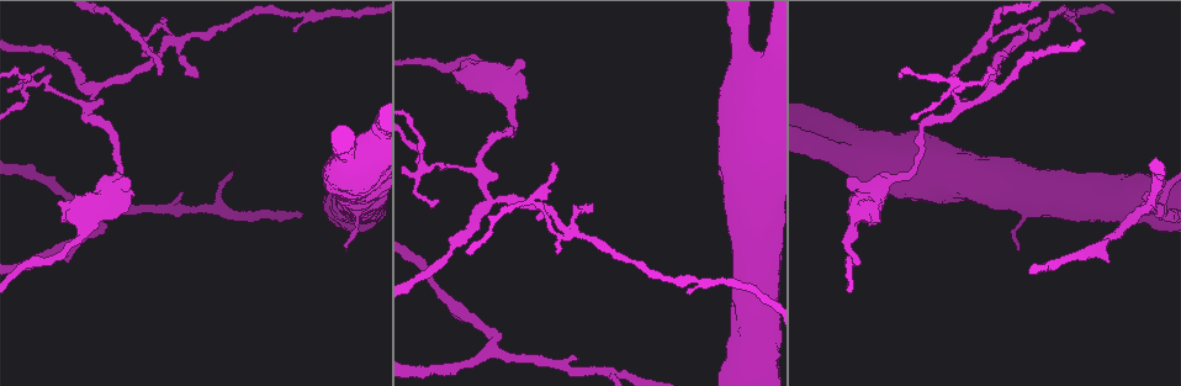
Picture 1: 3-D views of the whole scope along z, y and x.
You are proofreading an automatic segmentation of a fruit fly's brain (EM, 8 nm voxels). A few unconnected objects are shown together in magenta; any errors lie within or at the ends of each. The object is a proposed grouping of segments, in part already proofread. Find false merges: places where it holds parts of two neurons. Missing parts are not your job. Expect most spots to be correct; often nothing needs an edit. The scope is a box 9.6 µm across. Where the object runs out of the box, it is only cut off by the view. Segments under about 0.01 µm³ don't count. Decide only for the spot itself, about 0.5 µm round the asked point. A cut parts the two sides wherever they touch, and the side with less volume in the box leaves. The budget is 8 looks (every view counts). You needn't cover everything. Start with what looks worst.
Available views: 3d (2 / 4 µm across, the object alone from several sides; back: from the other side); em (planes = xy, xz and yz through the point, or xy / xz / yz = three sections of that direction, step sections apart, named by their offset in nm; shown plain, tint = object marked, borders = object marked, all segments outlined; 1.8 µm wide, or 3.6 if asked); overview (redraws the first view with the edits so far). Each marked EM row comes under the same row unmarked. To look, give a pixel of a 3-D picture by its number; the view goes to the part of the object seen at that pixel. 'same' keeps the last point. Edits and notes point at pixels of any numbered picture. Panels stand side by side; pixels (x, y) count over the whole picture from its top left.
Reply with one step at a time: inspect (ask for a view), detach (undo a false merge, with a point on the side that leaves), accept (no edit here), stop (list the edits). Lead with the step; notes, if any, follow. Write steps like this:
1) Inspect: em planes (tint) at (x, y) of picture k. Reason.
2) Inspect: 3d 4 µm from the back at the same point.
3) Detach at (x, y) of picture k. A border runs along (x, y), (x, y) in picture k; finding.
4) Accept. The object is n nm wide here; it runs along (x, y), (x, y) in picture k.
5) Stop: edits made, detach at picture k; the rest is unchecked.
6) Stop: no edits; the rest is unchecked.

Inspect: em 3.6 µm planes (tint) at (172, 40) of picture 1. Four-way junction.

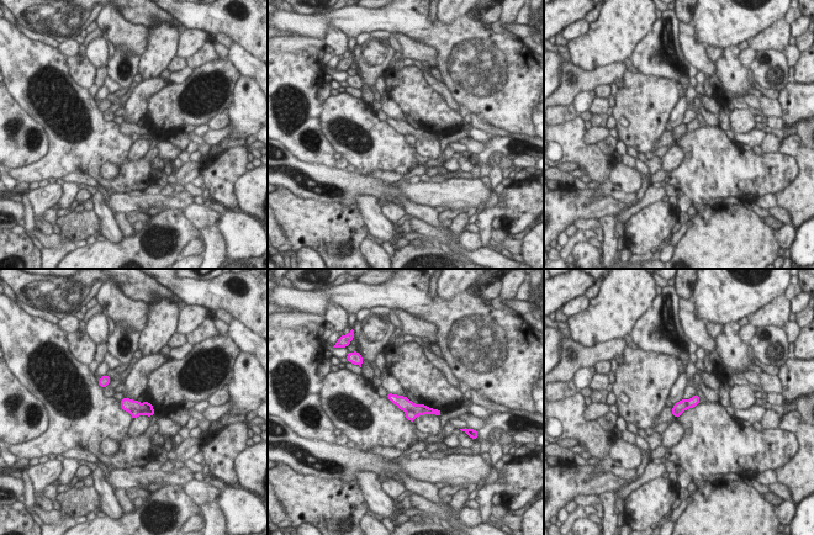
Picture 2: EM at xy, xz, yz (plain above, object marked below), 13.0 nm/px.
Detach at (135, 413) of picture 2. The object is 160 nm wide here; the part that leaves runs along (152, 412), (132, 414) in picture 2; two neurons meet here.

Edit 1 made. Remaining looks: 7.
Inspect: overview.

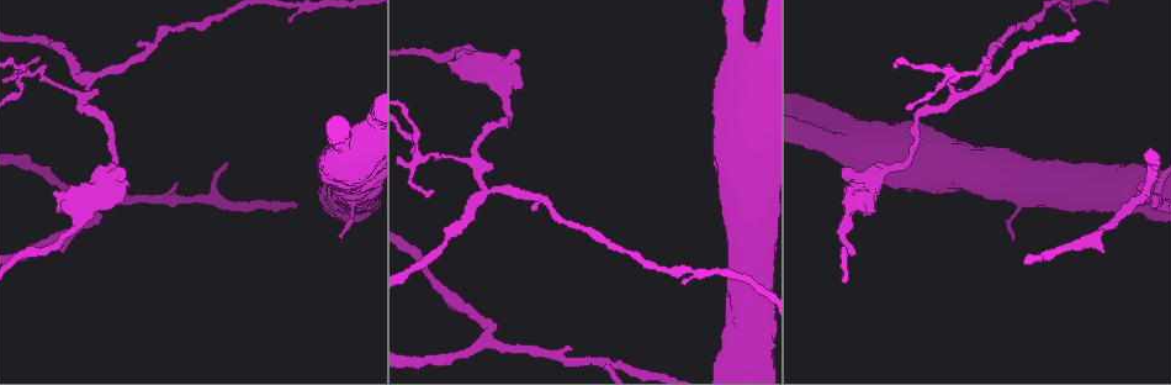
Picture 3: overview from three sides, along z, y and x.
Inspect: 3d 4 µm at (419, 160) of picture 3. Narrows sharply.

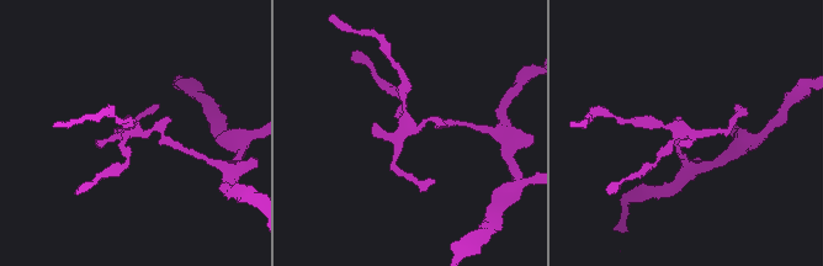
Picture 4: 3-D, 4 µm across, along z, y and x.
Inspect: em planes (tint) at (412, 128) of picture 4.

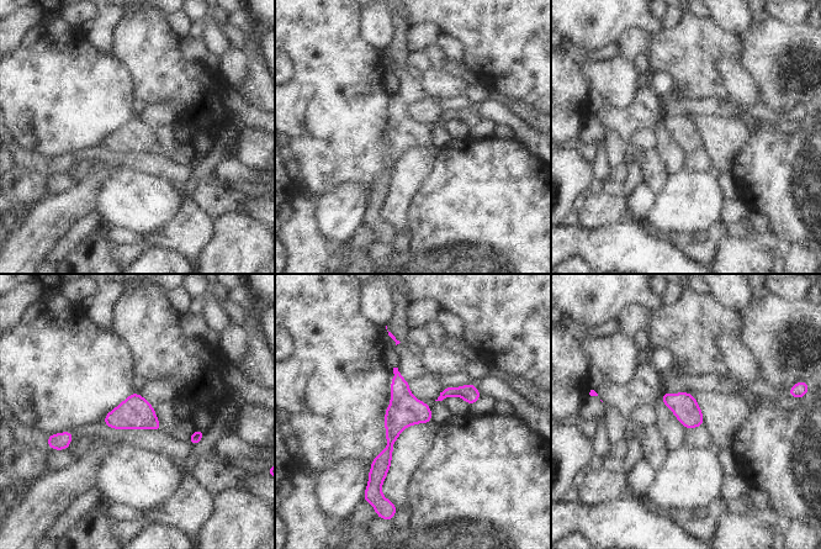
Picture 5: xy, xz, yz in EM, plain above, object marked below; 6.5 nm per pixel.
Accept. It runs along (397, 375), (398, 417), (375, 475) in picture 5; all the same neuron.

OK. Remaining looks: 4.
Inspect: 3d 2 µm at (606, 360) of picture 3. Sharp bend.

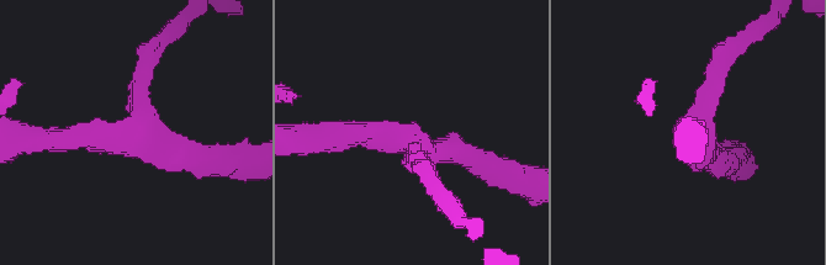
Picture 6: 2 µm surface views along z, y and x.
Inspect: em planes (borders) at (130, 139) of picture 6.

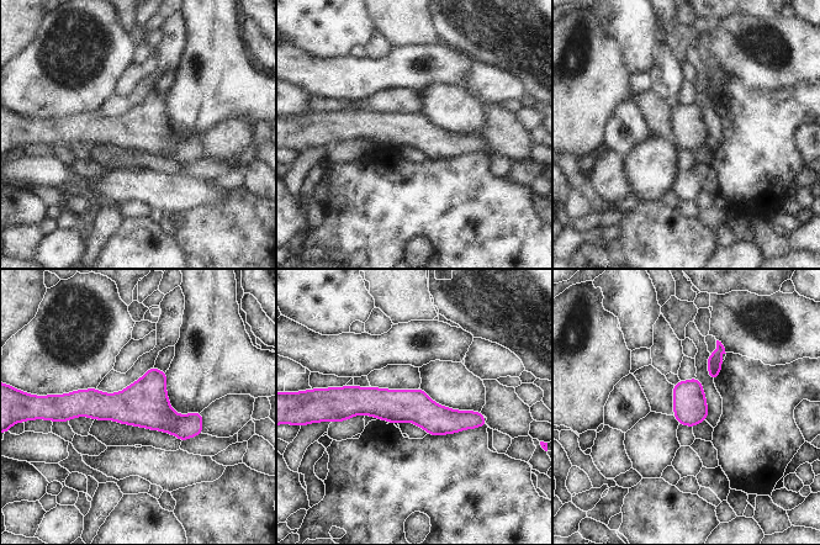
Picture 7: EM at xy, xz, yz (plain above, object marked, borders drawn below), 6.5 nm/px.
Accept. All the same neuron.

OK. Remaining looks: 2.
Stop: edits made, detach at picture 2; the rest is unchecked.

